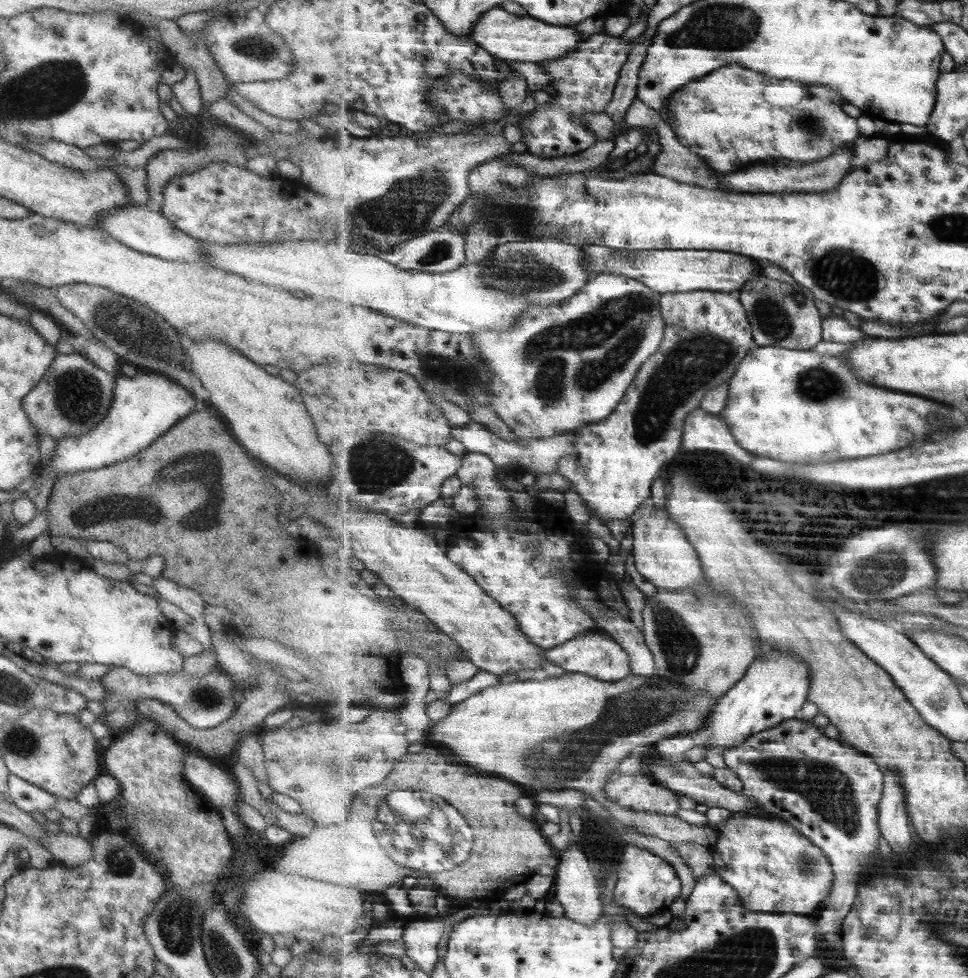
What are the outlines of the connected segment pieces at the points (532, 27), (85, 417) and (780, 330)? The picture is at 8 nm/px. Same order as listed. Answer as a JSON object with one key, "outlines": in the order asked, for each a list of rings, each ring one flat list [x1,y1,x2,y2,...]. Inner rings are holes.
{"outlines":[[[496,7,485,12,475,26,475,31,472,31,471,38,482,48,488,49,495,58,506,62,544,64,546,60,564,60,568,54,579,53,587,36,582,36,576,26,556,26,530,15,515,15,504,7]],[[82,351,60,353,55,356,40,382,23,398,23,409,28,418,40,429,41,434,47,434,58,442,61,438,91,431,106,416,113,401,115,382,116,377,88,360]],[[762,275,746,284,738,297,748,309,755,332,755,342,760,347,779,345,782,348,808,349,824,342,825,320,816,306,815,292,800,283,782,282]]]}

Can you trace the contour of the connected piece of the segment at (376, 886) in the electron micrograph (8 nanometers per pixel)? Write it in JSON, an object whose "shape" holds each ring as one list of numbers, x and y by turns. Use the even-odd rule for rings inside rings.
{"shape":[[370,788,368,792,361,792,355,800,354,816,352,822,344,824,316,827,310,836,295,836,286,844,286,854,272,865,272,869,284,874,310,877,327,883,342,886,353,886,367,892,380,892,388,890,394,882,402,880,404,876,416,876,416,870,400,866,396,860,390,858,386,852,364,852,364,850,378,850,370,848,380,844,374,822,380,810,372,810,372,806,380,806,388,794,380,794,380,788]]}

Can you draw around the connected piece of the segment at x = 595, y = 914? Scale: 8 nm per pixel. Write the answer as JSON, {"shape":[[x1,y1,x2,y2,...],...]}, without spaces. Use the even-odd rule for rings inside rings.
{"shape":[[571,840,566,850,561,852,561,863,558,866,558,879,555,883,556,898,567,908,566,916,580,922,580,924,597,924,605,914,600,878,594,874,592,862,586,852,580,850,580,844]]}

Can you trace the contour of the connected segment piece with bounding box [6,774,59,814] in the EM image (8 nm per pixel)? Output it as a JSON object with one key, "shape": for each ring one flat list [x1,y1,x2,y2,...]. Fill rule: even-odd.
{"shape":[[10,774,6,798,26,813,39,812,44,814,54,809,59,796,50,794,19,776]]}

